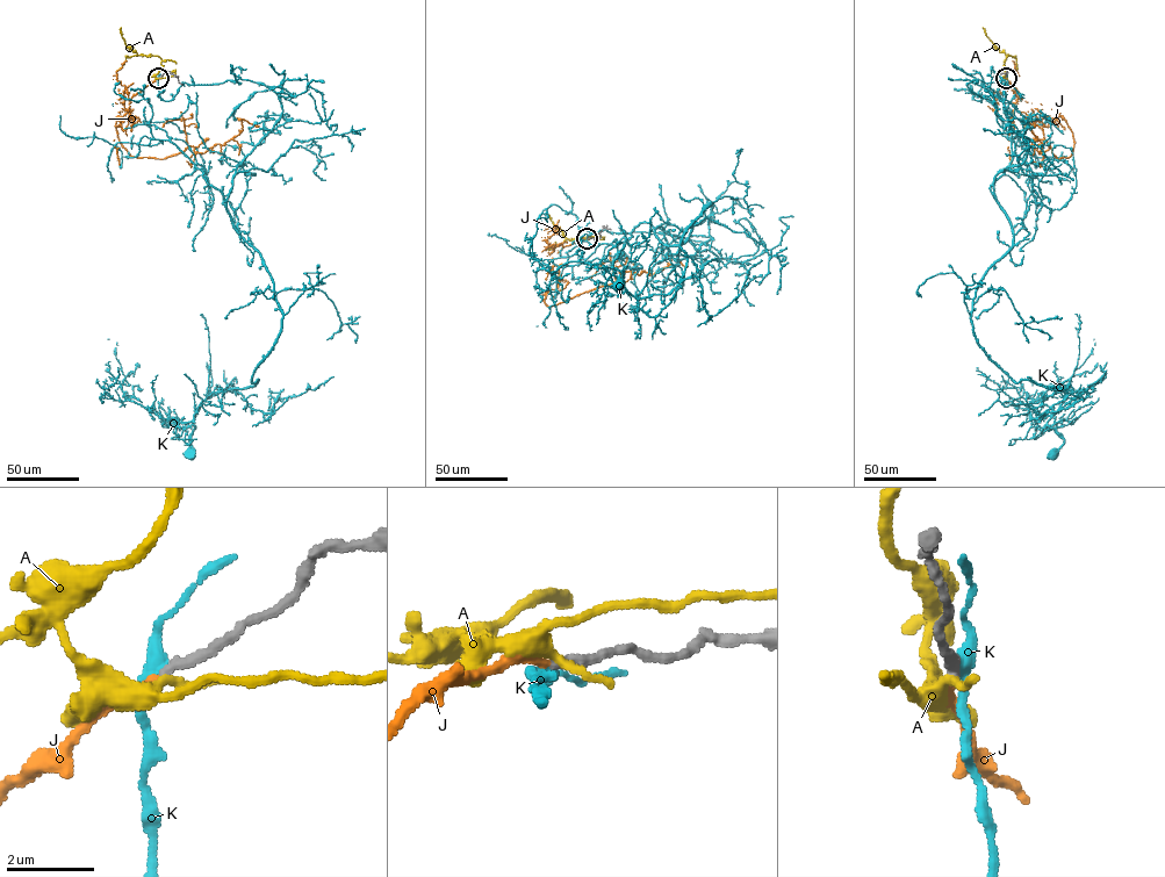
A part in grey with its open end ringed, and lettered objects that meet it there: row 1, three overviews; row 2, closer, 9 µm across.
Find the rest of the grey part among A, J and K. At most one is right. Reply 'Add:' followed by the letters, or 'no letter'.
Add: J

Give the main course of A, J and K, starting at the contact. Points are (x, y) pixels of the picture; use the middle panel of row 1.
A: (587, 238), (583, 238), (590, 236), (588, 239), (567, 238), (554, 227), (549, 215)
J: (587, 238), (548, 251), (558, 287), (545, 294), (547, 306), (625, 272), (653, 274), (670, 256), (688, 266)
K: (587, 238), (711, 237), (681, 259), (655, 230), (681, 245), (711, 203), (670, 292), (620, 285)

